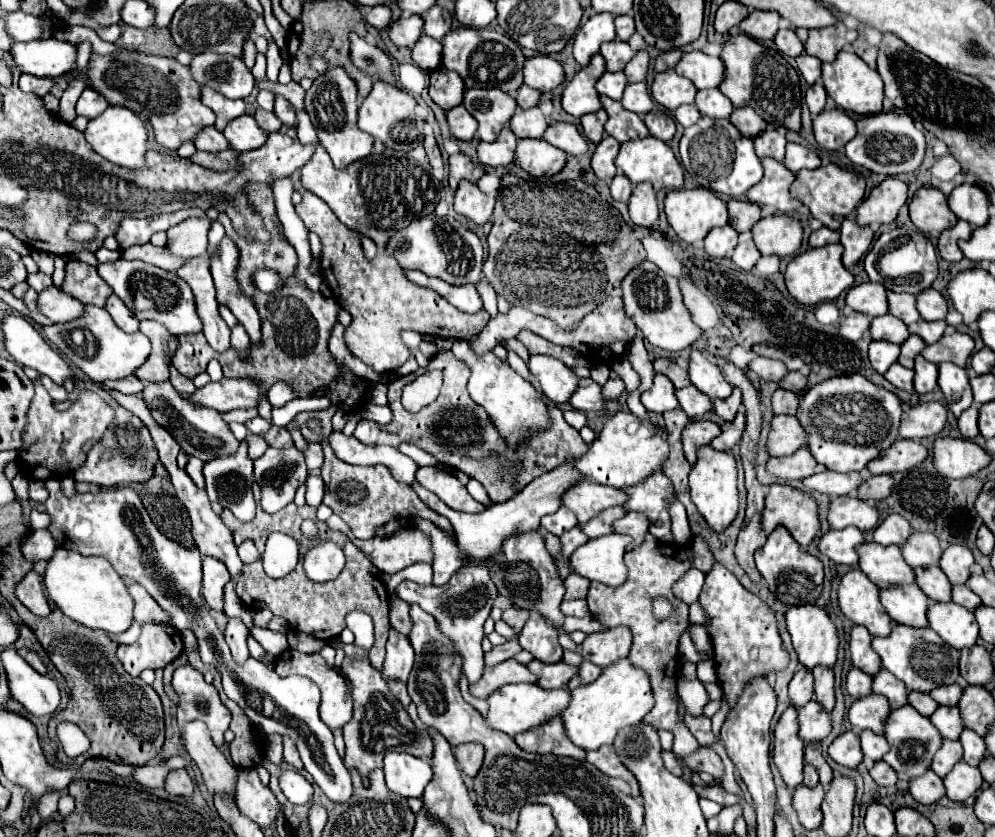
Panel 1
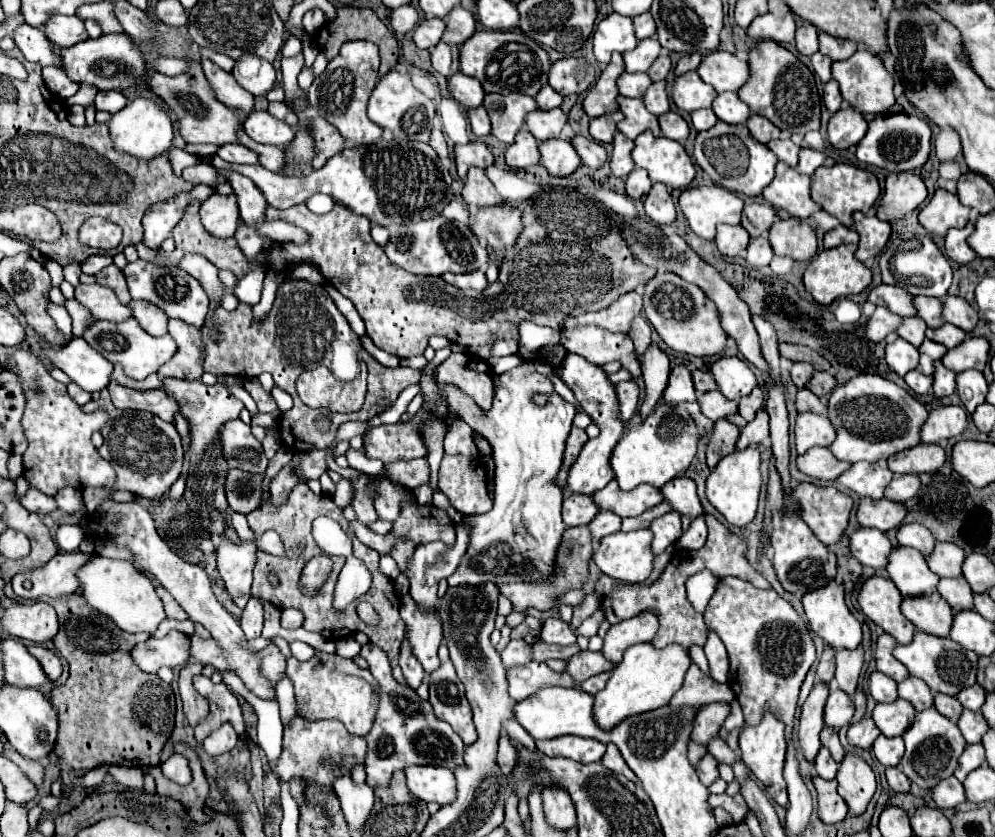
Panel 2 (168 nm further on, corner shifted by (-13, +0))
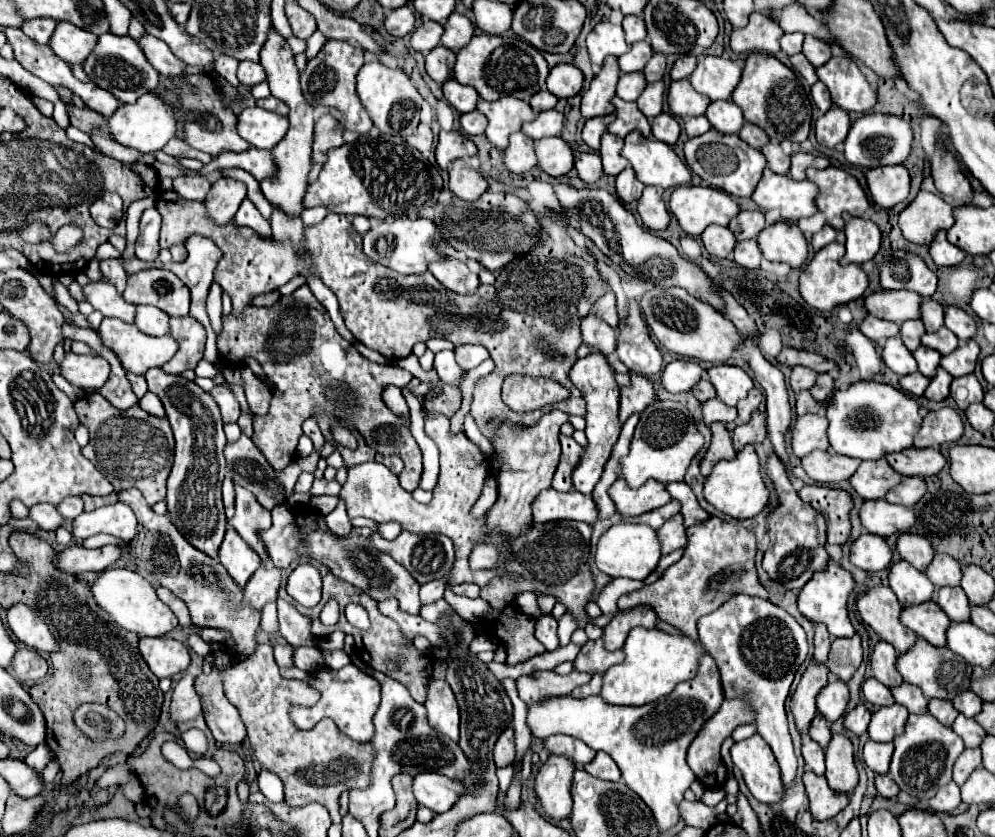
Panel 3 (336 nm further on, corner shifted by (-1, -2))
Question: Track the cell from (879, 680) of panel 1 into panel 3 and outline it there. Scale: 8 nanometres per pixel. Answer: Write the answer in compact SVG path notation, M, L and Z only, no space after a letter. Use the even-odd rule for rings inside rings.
M903 682L901 686L893 688L893 698L897 704L903 704L911 714L925 714L927 712L927 698L923 696L921 688L911 686L907 682Z

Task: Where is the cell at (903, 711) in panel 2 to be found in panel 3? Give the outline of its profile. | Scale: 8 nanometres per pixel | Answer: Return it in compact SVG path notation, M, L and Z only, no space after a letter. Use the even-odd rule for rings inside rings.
M901 704L879 708L873 712L867 732L875 742L891 742L895 734L901 734L905 730L907 716L909 712Z

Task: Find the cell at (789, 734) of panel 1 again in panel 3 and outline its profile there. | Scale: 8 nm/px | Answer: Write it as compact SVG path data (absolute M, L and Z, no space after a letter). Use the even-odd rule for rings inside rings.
M811 662L803 672L795 694L791 696L791 712L795 714L795 724L801 734L807 734L807 728L817 714L815 698L827 684L827 680L829 680L829 670L825 668L825 664Z

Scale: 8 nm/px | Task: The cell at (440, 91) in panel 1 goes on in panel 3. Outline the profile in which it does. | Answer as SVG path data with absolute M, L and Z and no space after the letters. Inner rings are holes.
M453 78L443 84L443 94L451 102L451 106L455 106L461 114L473 112L477 102L479 102L477 90L473 86L463 86L463 84L459 84Z

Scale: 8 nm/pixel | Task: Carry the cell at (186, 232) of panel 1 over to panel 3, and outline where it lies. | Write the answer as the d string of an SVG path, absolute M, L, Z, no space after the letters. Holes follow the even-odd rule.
M217 178L207 194L207 214L215 224L227 224L247 196L247 186L233 178Z

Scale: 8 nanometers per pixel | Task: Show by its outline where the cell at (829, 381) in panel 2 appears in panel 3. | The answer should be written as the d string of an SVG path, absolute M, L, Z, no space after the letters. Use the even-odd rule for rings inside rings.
M819 374L817 384L811 388L811 394L813 394L815 400L823 402L823 400L827 400L827 398L833 394L833 390L835 390L835 380L833 380L833 376L831 376L831 374Z

